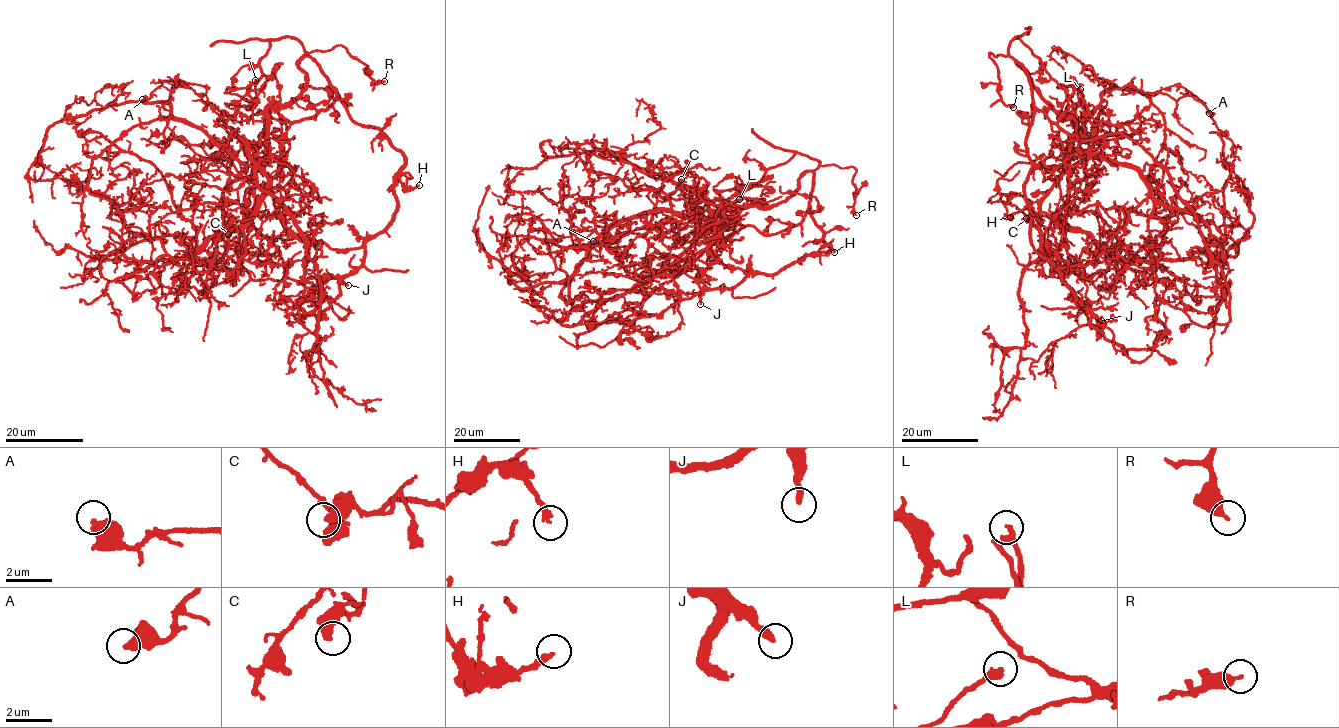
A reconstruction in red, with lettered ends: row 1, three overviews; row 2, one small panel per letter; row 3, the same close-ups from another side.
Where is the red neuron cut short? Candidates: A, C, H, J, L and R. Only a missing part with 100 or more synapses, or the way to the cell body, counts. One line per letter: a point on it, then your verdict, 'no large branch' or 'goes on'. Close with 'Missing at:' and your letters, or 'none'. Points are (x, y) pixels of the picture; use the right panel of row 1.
A: place (1209, 113); no large branch
C: place (1026, 218); no large branch
H: place (1010, 217); no large branch
J: place (1101, 320); no large branch
L: place (1080, 89); no large branch
R: place (1013, 107); no large branch
Missing at: none

